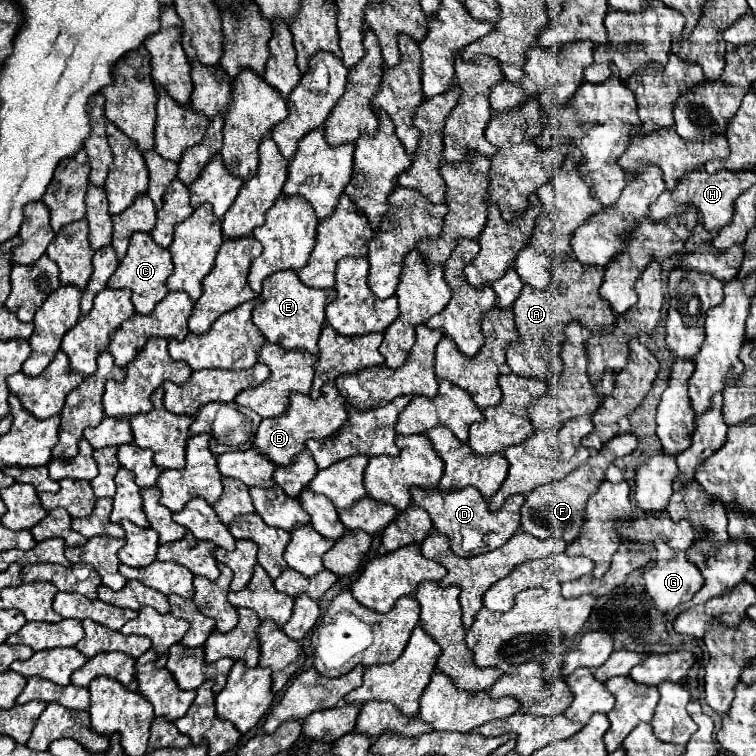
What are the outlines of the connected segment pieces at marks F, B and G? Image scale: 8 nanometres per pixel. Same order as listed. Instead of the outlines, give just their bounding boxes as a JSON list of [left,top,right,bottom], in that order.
[[522,432,636,544],[254,382,348,466],[642,540,704,612]]

